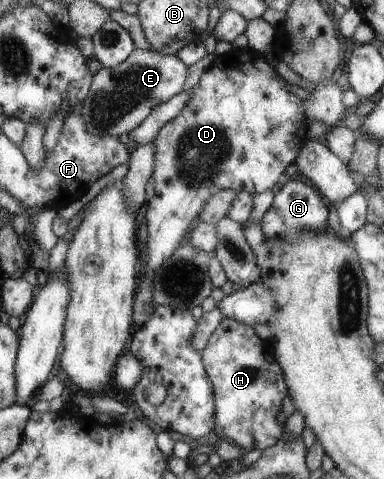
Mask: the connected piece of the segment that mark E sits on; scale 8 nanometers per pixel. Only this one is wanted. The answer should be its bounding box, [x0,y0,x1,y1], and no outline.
[80,49,187,138]

